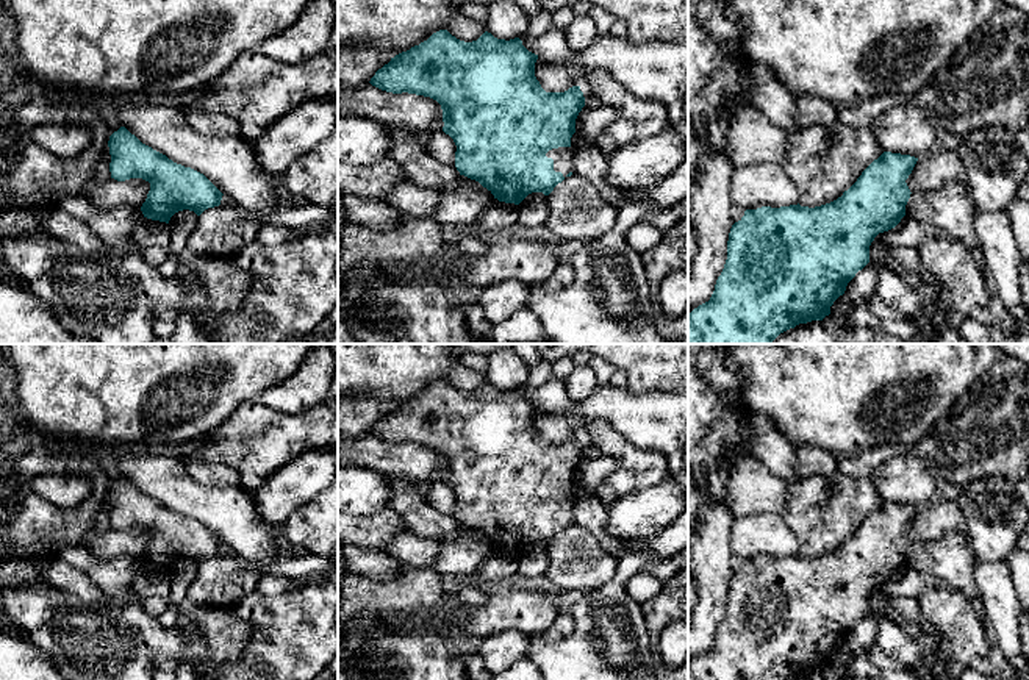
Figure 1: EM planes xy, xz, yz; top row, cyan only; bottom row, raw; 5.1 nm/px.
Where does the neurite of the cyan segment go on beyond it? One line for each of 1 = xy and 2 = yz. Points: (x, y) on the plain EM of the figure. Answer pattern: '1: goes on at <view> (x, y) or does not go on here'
1: does not go on here
2: does not go on here

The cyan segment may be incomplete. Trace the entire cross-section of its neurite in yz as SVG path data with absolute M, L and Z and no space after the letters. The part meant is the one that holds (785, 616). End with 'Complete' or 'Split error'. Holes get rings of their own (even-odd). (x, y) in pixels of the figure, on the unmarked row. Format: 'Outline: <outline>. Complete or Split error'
Outline: M884 502L837 550L808 558L798 555L746 560L729 583L727 610L708 652L688 664L688 680L790 680L823 671L848 633L869 613L869 596L879 583L895 578L905 566L910 539L905 533L918 508Z. Complete

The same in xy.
Outline: M125 477L109 486L108 497L111 528L142 528L150 533L141 557L144 567L169 574L178 561L189 560L200 566L220 555L224 544L203 524L174 513L142 494Z. Complete

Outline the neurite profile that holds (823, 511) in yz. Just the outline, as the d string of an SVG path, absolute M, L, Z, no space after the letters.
M838 469L832 475L812 475L790 483L782 516L798 538L799 555L815 558L841 547L882 503L871 480L851 477Z

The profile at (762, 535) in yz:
M760 513L735 519L732 552L744 560L780 558L799 553L799 542L780 513Z

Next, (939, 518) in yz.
M934 500L918 508L912 524L905 530L910 542L930 542L951 531L965 533L965 519L956 500Z

